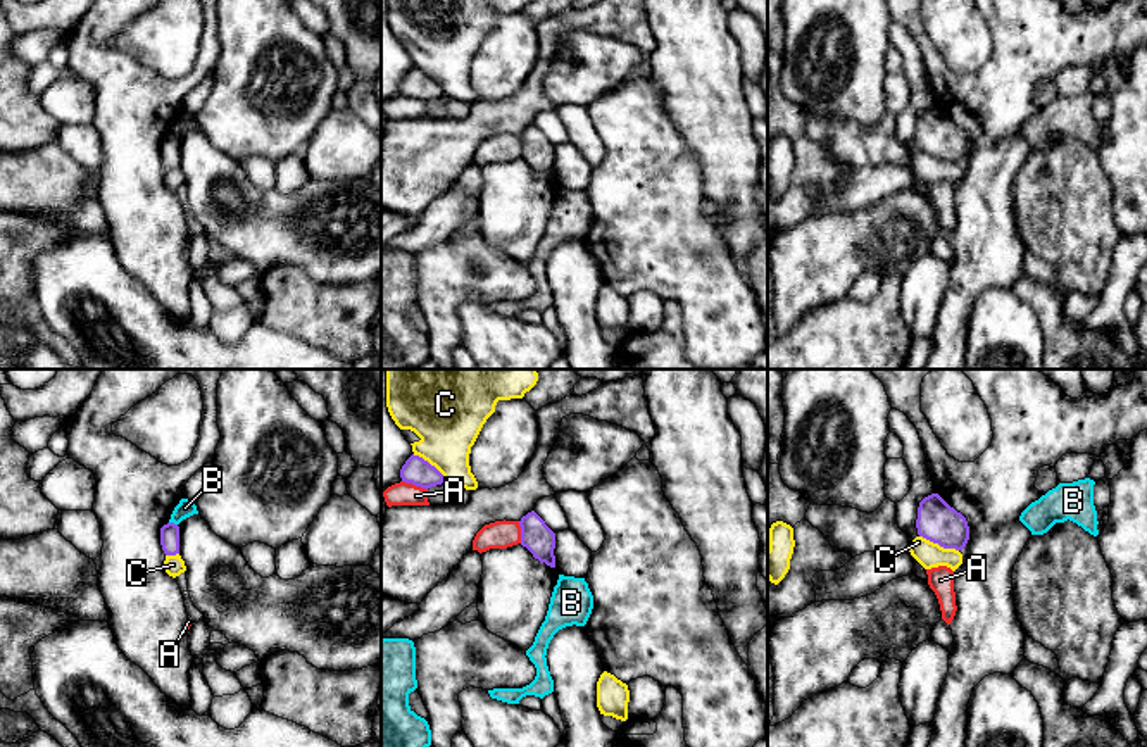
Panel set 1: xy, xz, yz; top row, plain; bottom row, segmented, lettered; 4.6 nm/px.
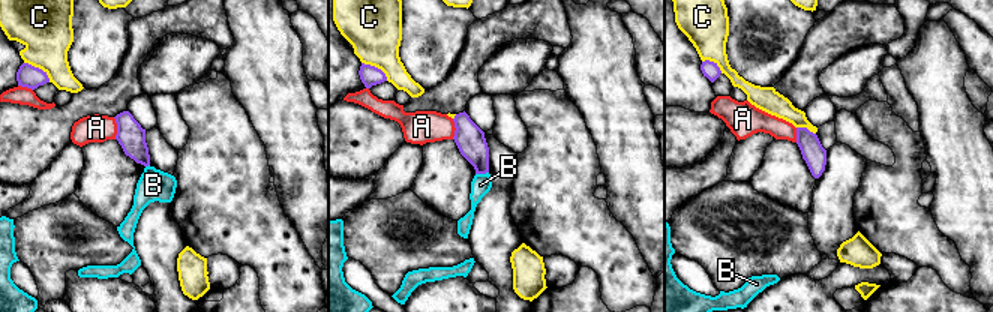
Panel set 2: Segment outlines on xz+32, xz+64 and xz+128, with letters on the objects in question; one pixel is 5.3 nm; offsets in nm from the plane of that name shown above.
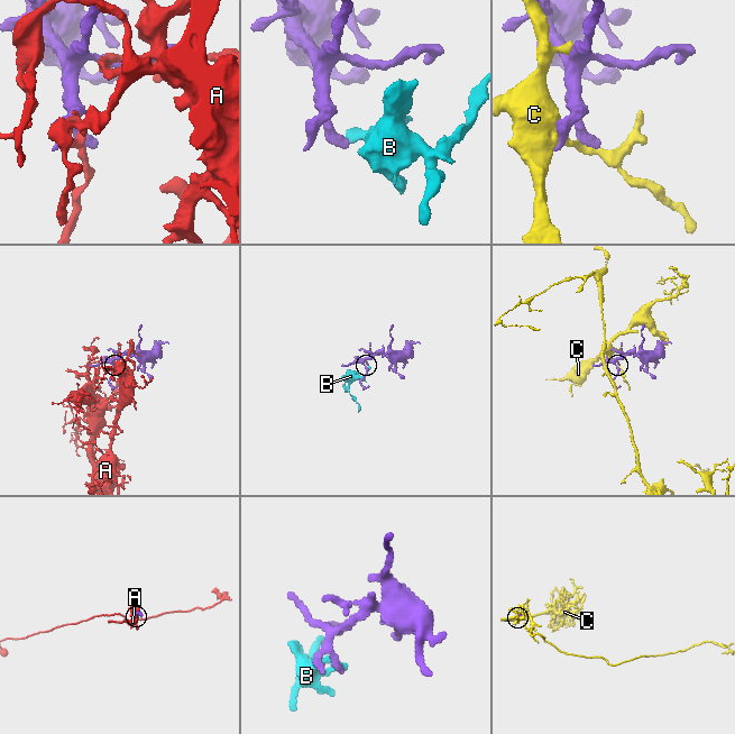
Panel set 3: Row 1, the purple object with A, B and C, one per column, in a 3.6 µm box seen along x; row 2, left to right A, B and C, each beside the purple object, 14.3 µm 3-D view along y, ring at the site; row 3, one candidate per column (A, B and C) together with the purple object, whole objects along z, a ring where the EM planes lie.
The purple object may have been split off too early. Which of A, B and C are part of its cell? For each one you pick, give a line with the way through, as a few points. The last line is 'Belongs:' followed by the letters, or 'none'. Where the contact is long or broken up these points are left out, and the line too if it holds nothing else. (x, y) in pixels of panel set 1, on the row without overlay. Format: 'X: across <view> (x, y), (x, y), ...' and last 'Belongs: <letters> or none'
Belongs: none

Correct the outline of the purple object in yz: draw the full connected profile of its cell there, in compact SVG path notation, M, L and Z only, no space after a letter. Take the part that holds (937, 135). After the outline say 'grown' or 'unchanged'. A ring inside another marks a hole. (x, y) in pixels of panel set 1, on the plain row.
M931 107L919 116L916 141L919 150L943 162L962 164L969 154L966 131L938 107Z; unchanged

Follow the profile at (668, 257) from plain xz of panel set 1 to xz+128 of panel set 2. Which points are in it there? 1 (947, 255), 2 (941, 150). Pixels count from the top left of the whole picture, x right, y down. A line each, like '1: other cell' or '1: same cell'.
1: same cell
2: other cell

